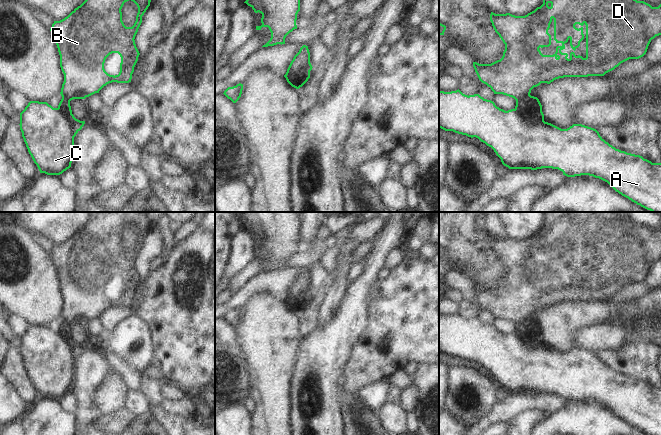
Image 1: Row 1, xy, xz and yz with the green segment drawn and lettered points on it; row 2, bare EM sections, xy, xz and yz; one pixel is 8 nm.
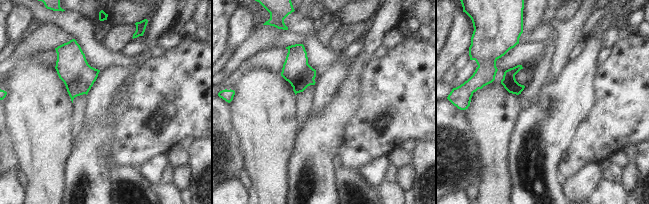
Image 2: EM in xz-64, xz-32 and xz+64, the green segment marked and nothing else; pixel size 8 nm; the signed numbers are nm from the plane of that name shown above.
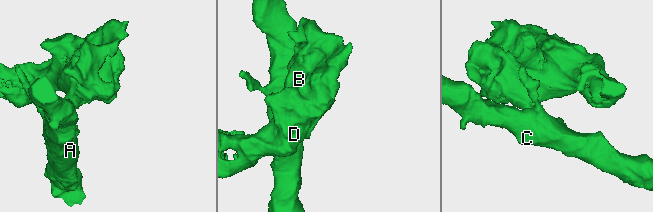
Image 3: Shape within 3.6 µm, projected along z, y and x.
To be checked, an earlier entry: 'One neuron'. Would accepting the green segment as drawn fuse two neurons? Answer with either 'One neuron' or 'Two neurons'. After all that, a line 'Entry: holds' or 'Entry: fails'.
Two neurons
Entry: fails

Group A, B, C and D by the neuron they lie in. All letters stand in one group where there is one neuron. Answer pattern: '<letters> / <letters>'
A C / B D

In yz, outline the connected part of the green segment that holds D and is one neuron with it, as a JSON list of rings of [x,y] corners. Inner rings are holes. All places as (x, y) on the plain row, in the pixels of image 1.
[[[544,212],[544,220],[543,220],[543,228],[542,228],[542,229],[541,229],[541,230],[540,230],[540,231],[537,231],[537,232],[536,232],[536,233],[535,233],[535,234],[534,234],[534,235],[532,235],[532,236],[530,236],[530,237],[528,237],[528,238],[527,238],[527,239],[525,239],[525,240],[515,240],[515,239],[512,239],[512,238],[510,238],[510,237],[506,237],[506,238],[495,238],[495,237],[493,237],[493,236],[491,236],[491,238],[490,238],[490,245],[491,245],[491,247],[492,247],[492,250],[493,250],[493,252],[494,252],[494,254],[495,254],[495,256],[496,256],[496,257],[497,257],[497,258],[498,258],[498,259],[499,259],[499,261],[500,261],[500,262],[501,262],[501,264],[502,264],[502,265],[503,265],[503,267],[504,267],[504,268],[505,268],[505,274],[504,274],[504,276],[503,276],[503,280],[502,280],[502,282],[501,282],[501,283],[500,283],[500,284],[497,284],[497,285],[495,285],[495,286],[493,286],[493,287],[491,287],[491,288],[479,288],[479,287],[477,287],[477,286],[473,286],[473,291],[474,291],[474,293],[475,293],[475,296],[476,296],[476,298],[477,298],[477,300],[478,300],[478,302],[479,302],[479,304],[480,304],[480,305],[481,305],[481,306],[482,306],[482,307],[484,307],[484,308],[486,308],[486,309],[487,309],[487,310],[488,310],[488,311],[490,311],[490,312],[491,312],[491,314],[492,314],[492,315],[493,315],[493,316],[494,316],[494,318],[503,318],[503,319],[506,319],[506,320],[509,320],[509,321],[512,321],[512,322],[514,322],[514,323],[515,323],[515,324],[520,324],[520,323],[522,323],[522,322],[525,322],[525,321],[526,321],[526,320],[528,320],[528,319],[530,319],[530,317],[531,317],[531,314],[532,314],[532,313],[533,313],[533,312],[534,312],[534,311],[537,311],[537,310],[539,310],[539,309],[540,309],[540,308],[541,308],[541,307],[547,307],[547,308],[550,308],[550,307],[551,307],[551,306],[553,306],[553,305],[554,305],[554,304],[556,304],[556,303],[559,303],[559,302],[564,302],[564,301],[588,301],[588,300],[604,300],[604,299],[605,299],[605,298],[606,298],[606,297],[608,297],[608,296],[610,296],[610,295],[612,295],[612,294],[614,294],[614,293],[615,293],[615,292],[616,292],[616,291],[618,291],[618,290],[619,290],[619,289],[620,289],[620,288],[621,288],[621,287],[623,287],[623,286],[625,286],[625,285],[627,285],[627,284],[629,284],[629,283],[639,283],[639,282],[641,282],[641,281],[643,281],[643,280],[644,280],[644,279],[645,279],[645,278],[646,278],[646,276],[647,276],[647,273],[648,273],[648,270],[649,270],[649,268],[650,268],[650,266],[651,266],[651,264],[652,264],[652,263],[654,263],[654,262],[655,262],[655,261],[656,261],[656,260],[659,260],[659,259],[661,259],[661,228],[660,228],[660,229],[659,229],[659,230],[658,230],[658,231],[652,231],[652,230],[651,230],[651,229],[650,229],[650,228],[648,228],[648,227],[646,227],[646,226],[644,226],[644,225],[637,225],[637,224],[636,224],[636,223],[634,223],[634,222],[633,222],[633,221],[632,221],[632,220],[631,220],[631,218],[630,218],[630,216],[629,216],[629,215],[628,215],[628,214],[627,214],[627,213],[626,213],[626,212]],[[552,245],[553,245],[553,246],[554,246],[554,264],[555,264],[555,265],[556,265],[556,267],[561,267],[561,268],[562,268],[562,269],[561,269],[561,270],[557,270],[557,271],[556,271],[556,276],[555,276],[555,277],[554,277],[554,278],[553,278],[553,279],[543,279],[543,278],[542,278],[542,277],[541,277],[541,275],[540,275],[540,274],[539,274],[539,272],[540,272],[540,271],[541,271],[541,272],[543,272],[543,271],[549,271],[549,270],[550,270],[550,269],[551,269],[551,264],[552,264],[552,263],[551,263],[551,259],[550,259],[550,258],[549,258],[549,257],[548,257],[548,254],[549,254],[549,252],[550,252],[550,248],[551,248],[551,246],[552,246]],[[584,262],[585,262],[585,263],[586,263],[586,281],[585,281],[585,282],[583,282],[583,281],[582,281],[582,280],[580,280],[580,279],[578,279],[578,280],[576,280],[576,279],[575,279],[575,277],[574,277],[574,275],[575,275],[575,274],[576,274],[576,273],[577,273],[577,272],[578,272],[578,271],[579,271],[579,270],[580,270],[580,266],[581,266],[581,265],[582,265],[582,264],[583,264],[583,263],[584,263]],[[568,265],[569,265],[569,266],[570,266],[570,270],[571,270],[571,272],[572,272],[572,273],[573,273],[573,274],[574,274],[574,275],[573,275],[573,276],[571,276],[571,277],[570,277],[570,278],[569,278],[569,279],[568,279],[568,278],[567,278],[567,277],[562,277],[562,276],[561,276],[561,275],[562,275],[562,274],[563,274],[563,273],[565,273],[565,269],[564,269],[564,268],[565,268],[565,267],[567,267],[567,266],[568,266]]]

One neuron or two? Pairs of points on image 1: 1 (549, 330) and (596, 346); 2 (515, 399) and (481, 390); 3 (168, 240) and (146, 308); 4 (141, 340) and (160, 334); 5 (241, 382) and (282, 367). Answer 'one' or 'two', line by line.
1: two
2: two
3: two
4: two
5: two

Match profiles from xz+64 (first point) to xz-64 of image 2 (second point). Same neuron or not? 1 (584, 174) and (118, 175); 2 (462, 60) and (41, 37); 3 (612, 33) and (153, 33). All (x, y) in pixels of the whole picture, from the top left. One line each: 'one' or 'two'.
1: two
2: one
3: two

